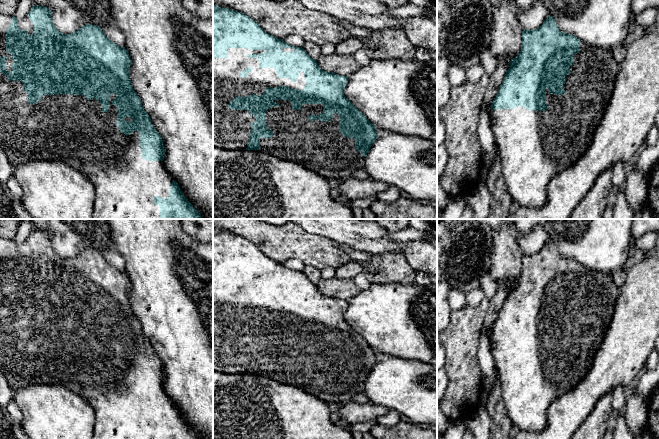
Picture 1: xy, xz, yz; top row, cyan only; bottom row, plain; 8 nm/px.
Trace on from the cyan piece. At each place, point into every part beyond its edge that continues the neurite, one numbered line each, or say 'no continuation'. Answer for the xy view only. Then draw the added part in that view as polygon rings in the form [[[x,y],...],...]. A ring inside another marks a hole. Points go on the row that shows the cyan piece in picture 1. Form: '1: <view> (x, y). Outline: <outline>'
1: xy (65, 128). Outline: [[[0,72],[0,146],[12,166],[29,161],[47,160],[62,162],[81,172],[94,186],[95,198],[92,219],[160,219],[160,206],[153,204],[155,196],[169,197],[173,181],[163,161],[148,161],[142,157],[140,133],[126,136],[117,123],[117,106],[112,104],[115,94],[110,95],[110,107],[106,113],[95,98],[89,101],[84,95],[43,95],[36,104],[29,104],[21,81],[10,81]]]

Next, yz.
1: yz (534, 146). Outline: [[[581,42],[580,52],[574,54],[570,74],[565,75],[565,93],[551,94],[546,88],[546,111],[533,111],[518,106],[488,113],[498,146],[504,183],[515,206],[543,207],[549,181],[574,165],[591,146],[613,96],[618,71],[619,64],[611,49]]]

